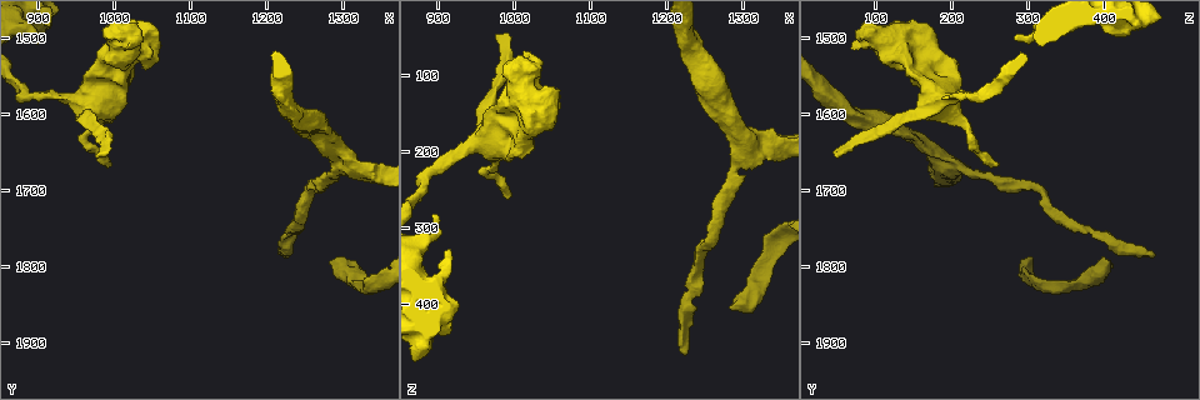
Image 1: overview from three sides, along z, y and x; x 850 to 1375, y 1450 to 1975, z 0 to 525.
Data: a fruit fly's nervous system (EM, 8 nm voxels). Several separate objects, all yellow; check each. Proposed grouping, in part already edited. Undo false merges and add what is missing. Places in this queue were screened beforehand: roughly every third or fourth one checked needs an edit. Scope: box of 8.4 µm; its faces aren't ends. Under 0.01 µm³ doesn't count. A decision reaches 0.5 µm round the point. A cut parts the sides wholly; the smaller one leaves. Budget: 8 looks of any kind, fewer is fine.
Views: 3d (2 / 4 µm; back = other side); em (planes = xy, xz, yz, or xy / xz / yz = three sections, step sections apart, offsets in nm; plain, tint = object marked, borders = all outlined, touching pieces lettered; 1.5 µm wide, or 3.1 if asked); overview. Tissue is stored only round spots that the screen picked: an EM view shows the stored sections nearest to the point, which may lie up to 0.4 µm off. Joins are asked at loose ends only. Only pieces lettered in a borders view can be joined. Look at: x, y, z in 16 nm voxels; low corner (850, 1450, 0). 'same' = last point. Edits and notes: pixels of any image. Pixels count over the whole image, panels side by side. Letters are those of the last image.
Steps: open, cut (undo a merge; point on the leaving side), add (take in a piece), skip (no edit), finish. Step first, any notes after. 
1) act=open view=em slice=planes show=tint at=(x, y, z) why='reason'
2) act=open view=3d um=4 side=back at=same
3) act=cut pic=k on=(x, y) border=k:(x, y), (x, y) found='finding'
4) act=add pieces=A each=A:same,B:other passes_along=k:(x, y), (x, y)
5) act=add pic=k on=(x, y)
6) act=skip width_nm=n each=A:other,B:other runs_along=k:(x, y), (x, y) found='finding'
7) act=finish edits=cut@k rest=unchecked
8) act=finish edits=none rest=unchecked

act=open view=3d um=2 at=(890, 1500, 285) why='branch stops here'

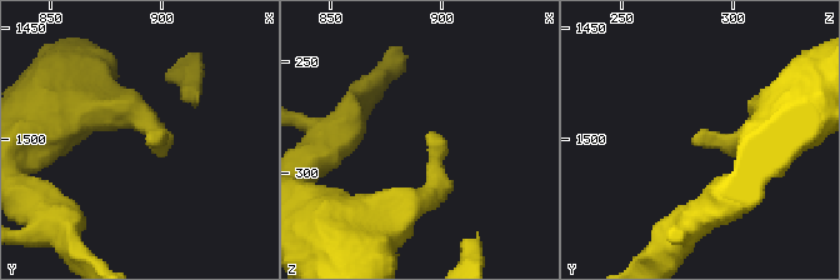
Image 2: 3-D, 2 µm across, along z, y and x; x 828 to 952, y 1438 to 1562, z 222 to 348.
act=open view=em slice=planes show=borders at=(894, 1496, 284)

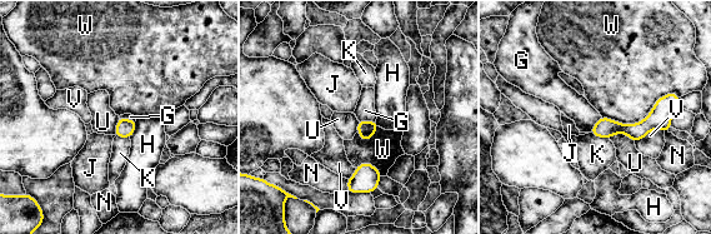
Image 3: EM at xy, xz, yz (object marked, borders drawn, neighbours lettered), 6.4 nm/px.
act=skip each=G:other,H:other,J:other,K:other,N:other,U:other,V:other,W:other found='no lettered piece goes on from it'

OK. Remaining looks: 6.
act=open view=em slice=xz step=4 show=borders at=(925, 1575, 205) why='sudden change in width'

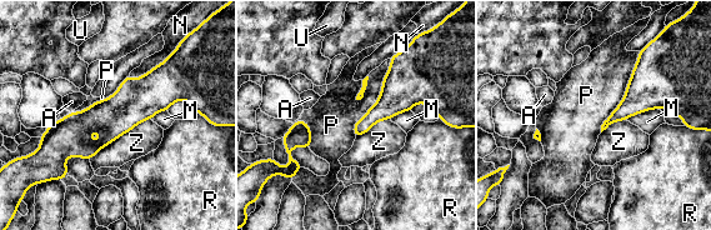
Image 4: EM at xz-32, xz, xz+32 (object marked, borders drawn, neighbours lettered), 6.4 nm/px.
act=skip width_nm=60 each=A:other,M:other,N:other,P:other,R:other,U:other,Z:other found='all the same neuron'

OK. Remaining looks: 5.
act=open view=em slice=xz step=8 show=borders at=(990, 1670, 260) why='free end'

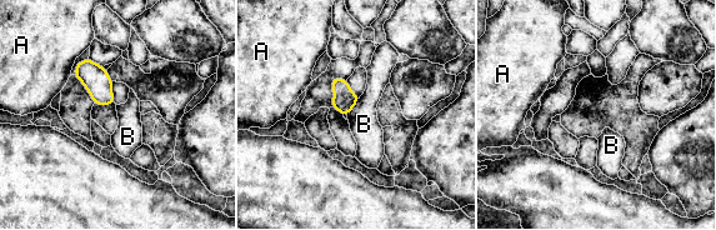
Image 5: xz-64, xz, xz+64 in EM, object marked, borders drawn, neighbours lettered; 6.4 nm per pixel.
act=open view=em slice=planes show=borders at=same

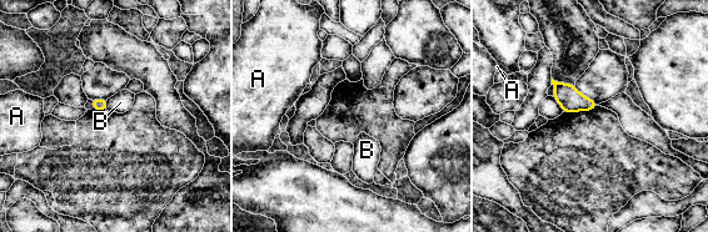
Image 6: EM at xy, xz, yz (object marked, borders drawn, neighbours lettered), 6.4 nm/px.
act=skip width_nm=80 each=A:other,B:other border=6:(108, 100), (105, 109) found='no lettered piece goes on from it'

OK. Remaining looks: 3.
act=finish edits=none rest=unchecked

